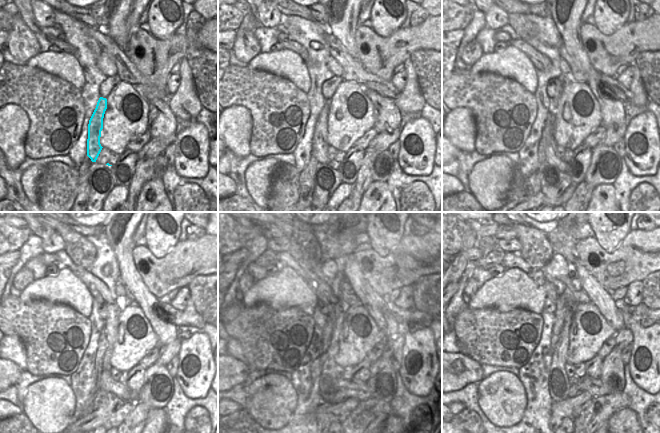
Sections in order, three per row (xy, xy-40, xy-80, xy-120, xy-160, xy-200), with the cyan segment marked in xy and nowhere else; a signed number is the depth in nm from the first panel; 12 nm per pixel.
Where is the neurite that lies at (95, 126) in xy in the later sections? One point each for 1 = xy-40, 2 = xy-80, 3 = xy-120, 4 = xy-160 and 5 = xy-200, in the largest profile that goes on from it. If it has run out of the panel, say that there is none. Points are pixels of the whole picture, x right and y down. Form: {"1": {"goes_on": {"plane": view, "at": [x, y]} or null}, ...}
{"1": {"goes_on": {"plane": "xy-40", "at": [319, 141]}}, "2": {"goes_on": {"plane": "xy-80", "at": [547, 147]}}, "3": {"goes_on": {"plane": "xy-120", "at": [107, 383]}}, "4": {"goes_on": {"plane": "xy-160", "at": [361, 390]}}, "5": {"goes_on": {"plane": "xy-200", "at": [594, 386]}}}

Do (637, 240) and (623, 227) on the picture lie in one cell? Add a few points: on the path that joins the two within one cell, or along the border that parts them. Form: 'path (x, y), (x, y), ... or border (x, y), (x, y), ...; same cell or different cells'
border (631, 230), (614, 250); different cells

